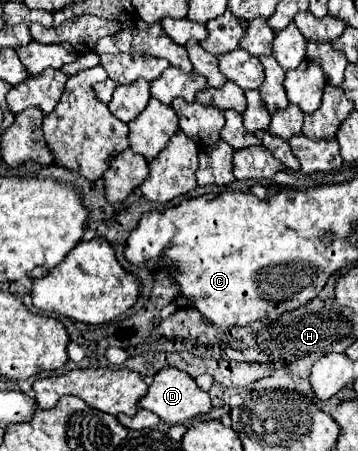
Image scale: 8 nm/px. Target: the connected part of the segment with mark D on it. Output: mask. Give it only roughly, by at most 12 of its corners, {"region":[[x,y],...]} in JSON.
{"region":[[187,372],[153,376],[139,408],[167,424],[211,410],[211,398]]}

